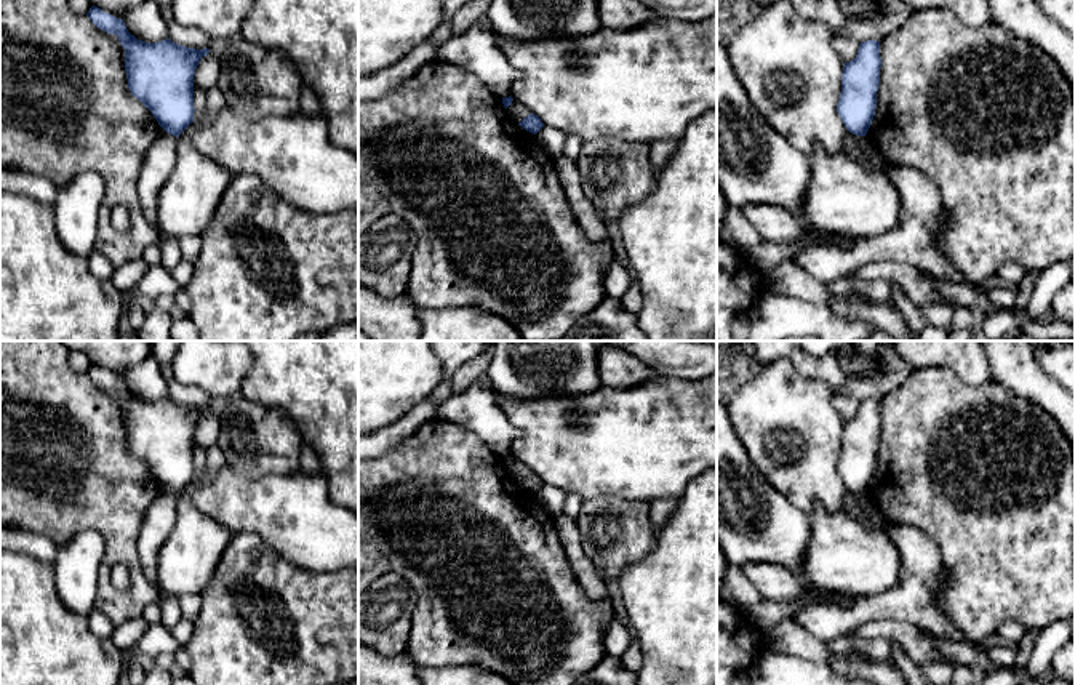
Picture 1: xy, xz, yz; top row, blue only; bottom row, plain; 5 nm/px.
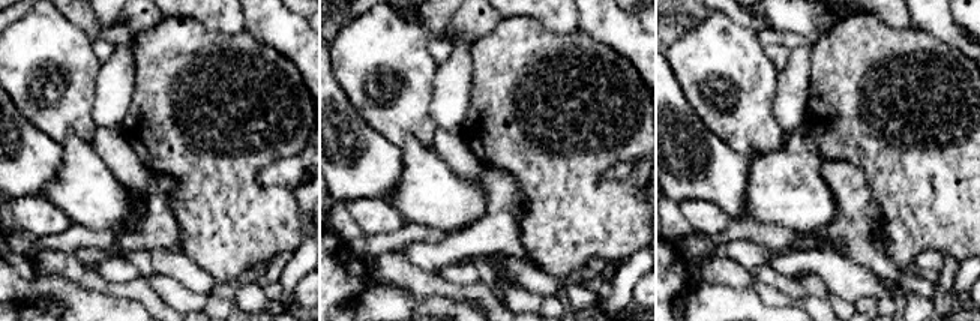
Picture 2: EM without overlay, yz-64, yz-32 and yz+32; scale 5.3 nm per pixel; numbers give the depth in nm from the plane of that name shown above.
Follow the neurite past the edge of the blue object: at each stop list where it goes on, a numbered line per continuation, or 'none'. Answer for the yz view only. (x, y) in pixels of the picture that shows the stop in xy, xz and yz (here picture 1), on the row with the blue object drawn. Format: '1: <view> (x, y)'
none

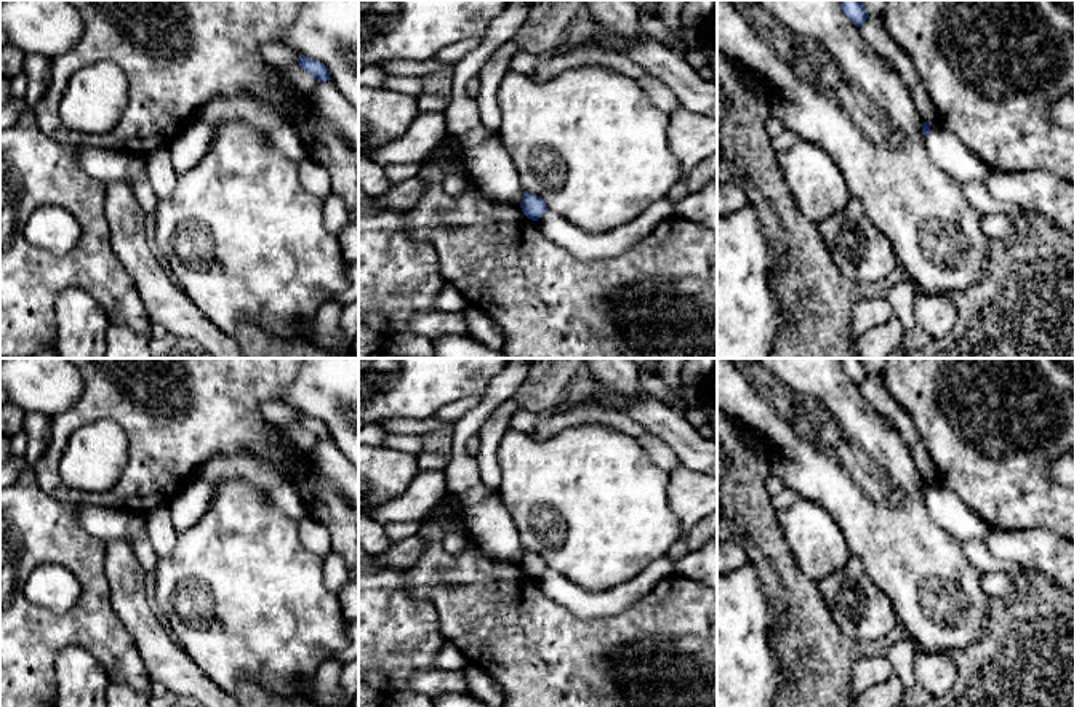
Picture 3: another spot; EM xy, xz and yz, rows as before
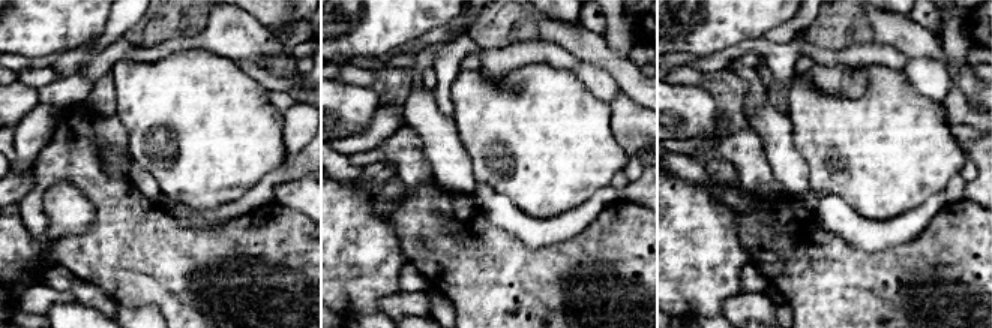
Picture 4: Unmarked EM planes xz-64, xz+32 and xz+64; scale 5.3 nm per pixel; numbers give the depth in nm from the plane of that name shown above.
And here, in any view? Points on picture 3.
none

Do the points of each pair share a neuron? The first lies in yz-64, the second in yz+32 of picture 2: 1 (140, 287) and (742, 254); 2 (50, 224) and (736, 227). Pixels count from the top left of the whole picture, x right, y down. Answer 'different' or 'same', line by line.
1: different
2: different

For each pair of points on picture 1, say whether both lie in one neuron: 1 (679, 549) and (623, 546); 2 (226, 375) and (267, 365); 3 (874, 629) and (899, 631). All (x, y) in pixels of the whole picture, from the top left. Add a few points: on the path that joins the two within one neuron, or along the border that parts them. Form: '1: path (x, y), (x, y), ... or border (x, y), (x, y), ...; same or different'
1: border (656, 532), (653, 548), (623, 570); different
2: border (253, 357), (250, 373), (239, 392); different
3: path (880, 629), (893, 631); same

